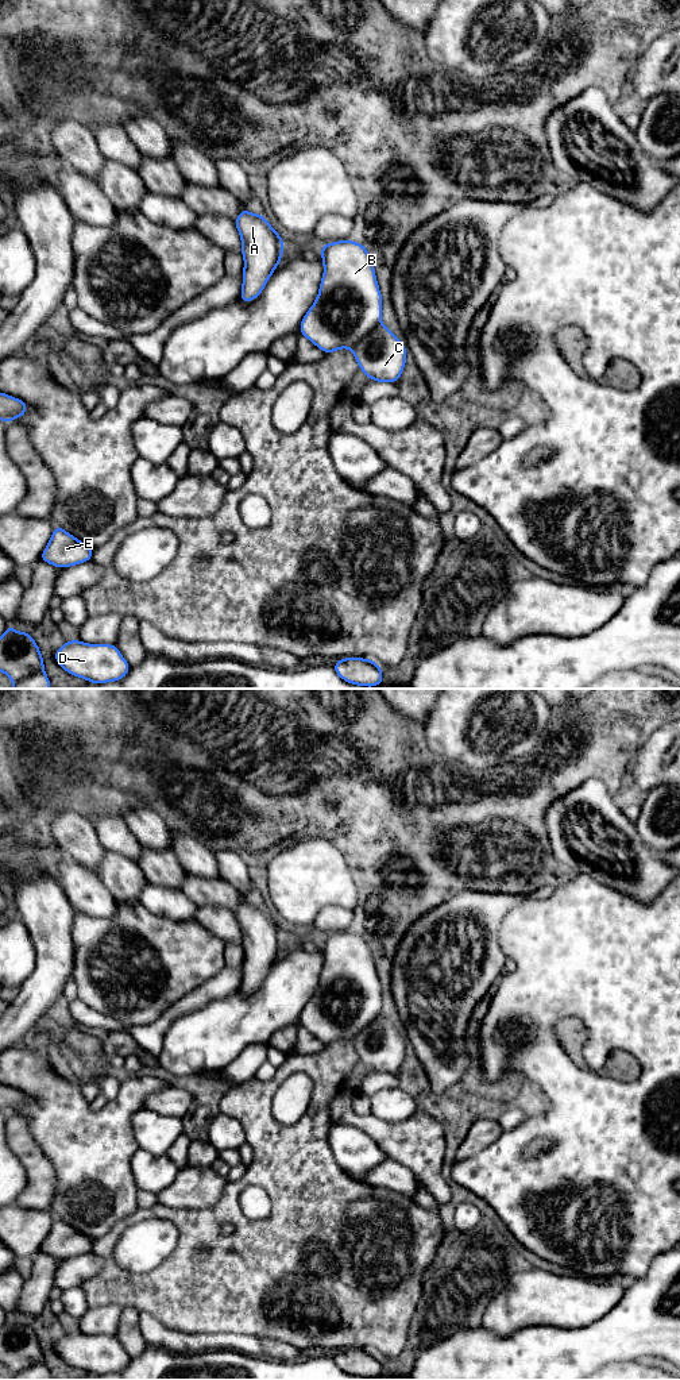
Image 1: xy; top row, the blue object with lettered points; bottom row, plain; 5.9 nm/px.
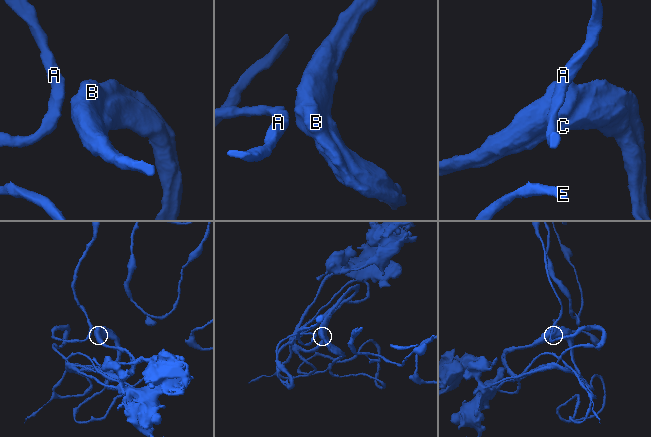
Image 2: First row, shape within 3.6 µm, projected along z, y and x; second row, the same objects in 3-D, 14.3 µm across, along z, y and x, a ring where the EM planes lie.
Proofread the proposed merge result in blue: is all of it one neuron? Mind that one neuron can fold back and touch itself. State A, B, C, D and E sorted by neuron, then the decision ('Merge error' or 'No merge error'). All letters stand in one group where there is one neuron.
Groups: A B C D E. No merge error

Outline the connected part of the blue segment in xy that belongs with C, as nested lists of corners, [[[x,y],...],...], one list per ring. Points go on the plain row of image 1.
[[[351,930],[321,937],[324,965],[300,1025],[325,1045],[349,1040],[375,1073],[395,1075],[407,1040],[382,1013],[382,984],[371,947]]]

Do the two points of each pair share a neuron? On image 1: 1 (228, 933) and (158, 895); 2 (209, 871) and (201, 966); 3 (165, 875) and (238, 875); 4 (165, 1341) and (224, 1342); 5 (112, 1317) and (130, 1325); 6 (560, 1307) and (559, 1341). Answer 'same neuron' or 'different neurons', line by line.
1: different neurons
2: different neurons
3: different neurons
4: same neuron
5: different neurons
6: different neurons

